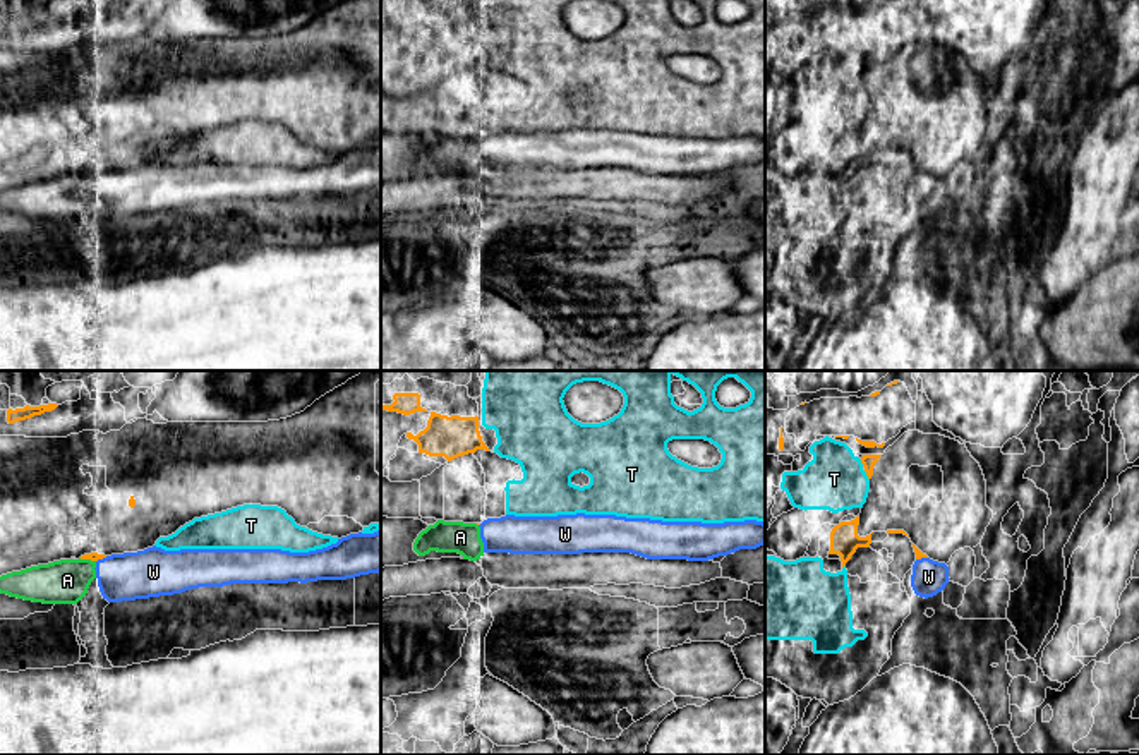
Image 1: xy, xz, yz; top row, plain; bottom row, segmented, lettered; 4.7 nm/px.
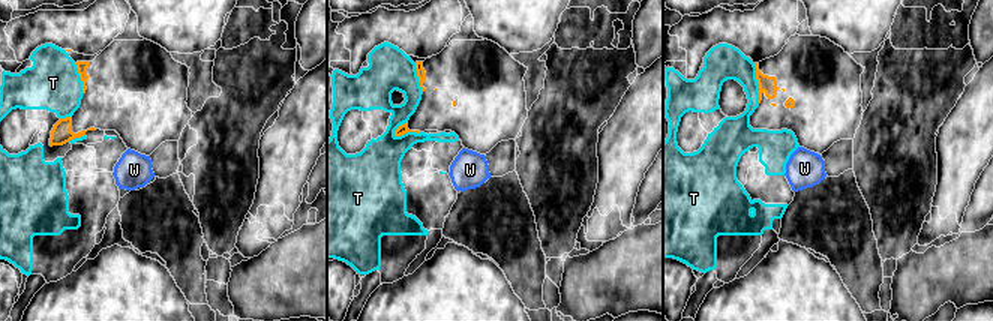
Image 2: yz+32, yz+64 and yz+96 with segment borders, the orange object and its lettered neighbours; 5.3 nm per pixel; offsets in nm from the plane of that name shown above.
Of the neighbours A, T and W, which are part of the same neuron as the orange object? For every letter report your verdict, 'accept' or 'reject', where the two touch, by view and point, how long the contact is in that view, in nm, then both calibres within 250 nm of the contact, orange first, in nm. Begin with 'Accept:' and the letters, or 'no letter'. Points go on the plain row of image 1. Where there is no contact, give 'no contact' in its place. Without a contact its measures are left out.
Accept: no letter
A: reject; meets orange in xy at (88, 174); contact 80 nm long; 50 nm thick on the orange side, 200 nm on the other
T: reject; meets orange in yz at (867, 90); contact 50 nm long; 70 nm thick on the orange side, 280 nm on the other
W: reject; meets orange in yz at (922, 172); contact 60 nm long; 40 nm thick on the orange side, 160 nm on the other

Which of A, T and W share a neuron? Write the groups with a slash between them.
A W / T

